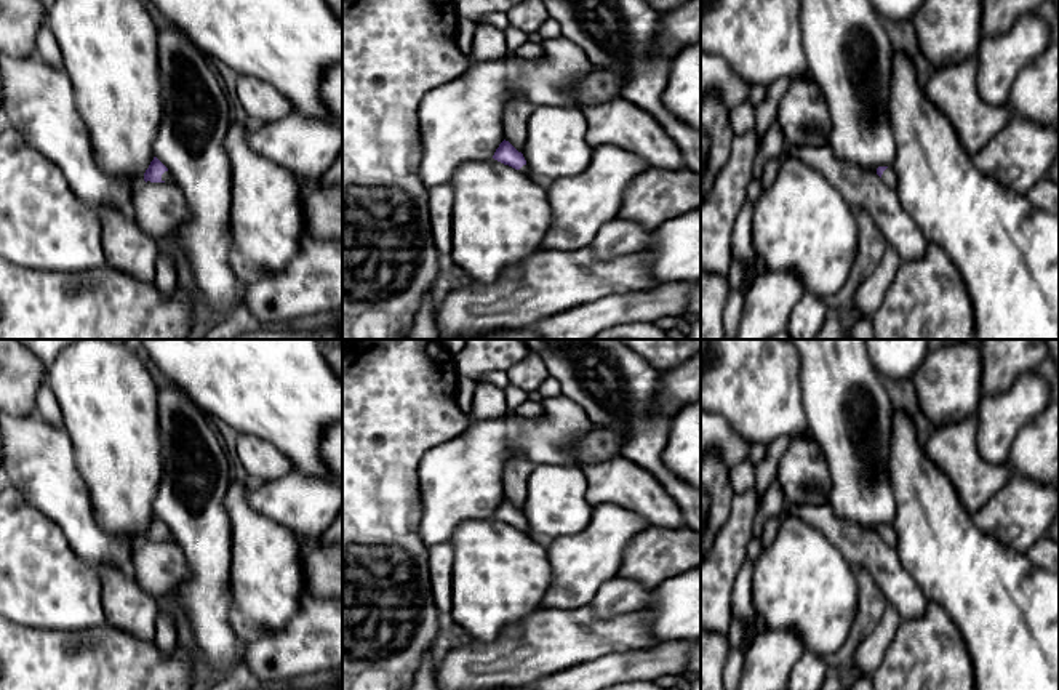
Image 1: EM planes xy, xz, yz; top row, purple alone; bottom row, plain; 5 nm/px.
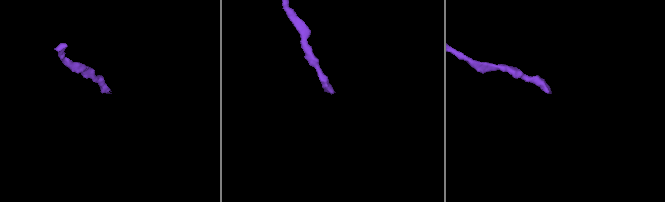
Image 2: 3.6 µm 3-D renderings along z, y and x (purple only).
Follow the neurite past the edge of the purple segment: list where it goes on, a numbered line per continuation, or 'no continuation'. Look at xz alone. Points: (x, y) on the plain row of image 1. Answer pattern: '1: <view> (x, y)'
1: xz (546, 541)

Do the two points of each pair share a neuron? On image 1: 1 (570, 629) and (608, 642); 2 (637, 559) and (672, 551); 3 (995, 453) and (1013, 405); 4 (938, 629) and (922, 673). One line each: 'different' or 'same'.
1: same
2: same
3: same
4: same

